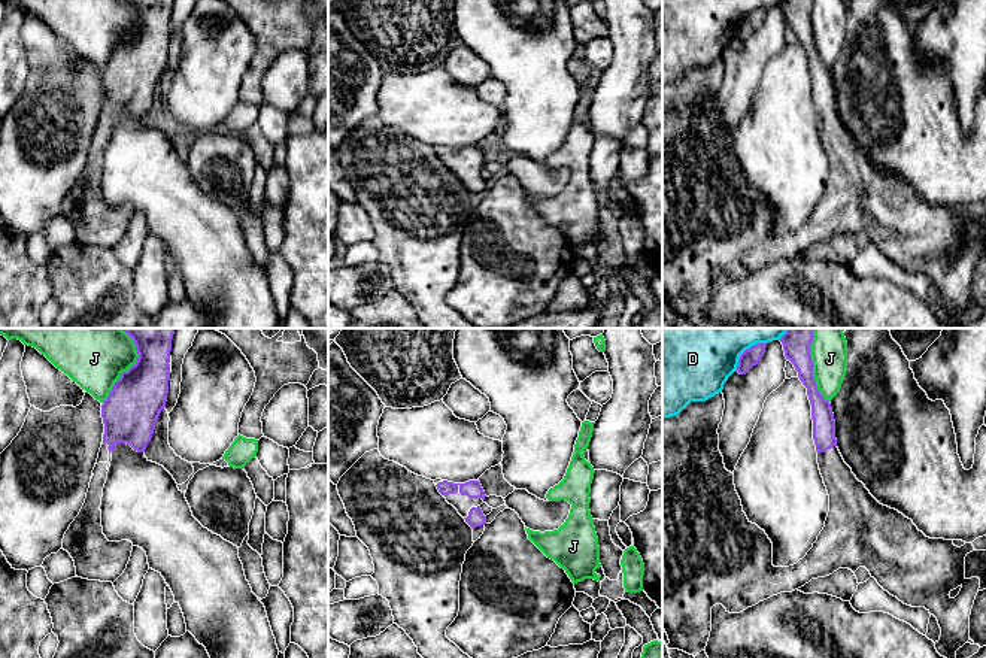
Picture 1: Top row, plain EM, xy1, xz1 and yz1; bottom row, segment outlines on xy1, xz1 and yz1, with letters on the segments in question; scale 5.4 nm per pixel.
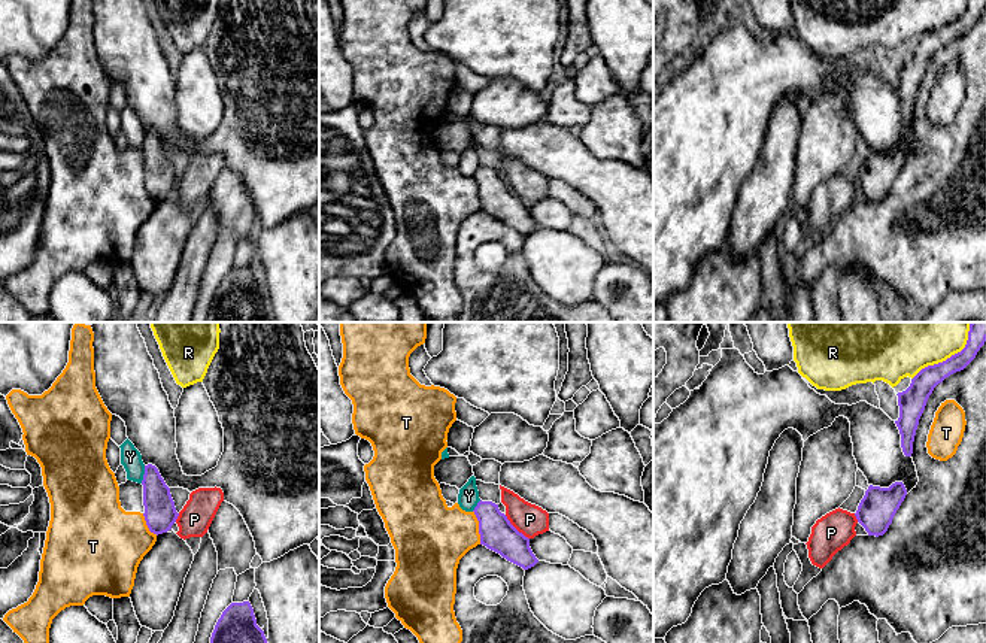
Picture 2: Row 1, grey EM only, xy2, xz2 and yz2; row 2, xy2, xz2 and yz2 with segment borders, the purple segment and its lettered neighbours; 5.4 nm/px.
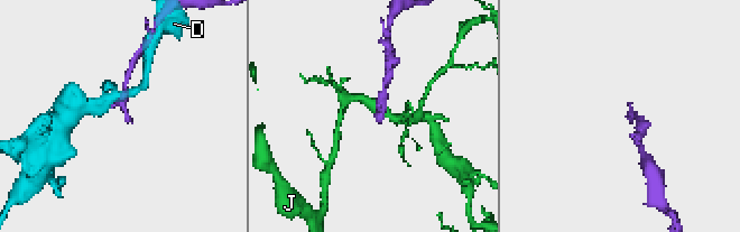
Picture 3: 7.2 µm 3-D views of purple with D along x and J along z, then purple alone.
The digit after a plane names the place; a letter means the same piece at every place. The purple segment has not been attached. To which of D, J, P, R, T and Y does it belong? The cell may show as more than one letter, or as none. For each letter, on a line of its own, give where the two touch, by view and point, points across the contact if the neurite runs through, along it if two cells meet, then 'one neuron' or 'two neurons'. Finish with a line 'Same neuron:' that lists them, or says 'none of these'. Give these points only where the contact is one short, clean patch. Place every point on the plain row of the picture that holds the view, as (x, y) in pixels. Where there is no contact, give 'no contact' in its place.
D: meets purple in yz1 at (745, 17); two neurons
J: meets purple in xy1 at (129, 35); two neurons
P: meets purple in xz2 at (515, 194); border along xz2 (504, 181), (528, 205); two neurons
R: meets purple in yz2 at (943, 27); two neurons
T: meets purple in xz2 at (479, 193); border along xz2 (473, 176), (478, 185), (481, 209); two neurons
Y: meets purple in xy2 at (143, 140); two neurons
Same neuron: none of these

